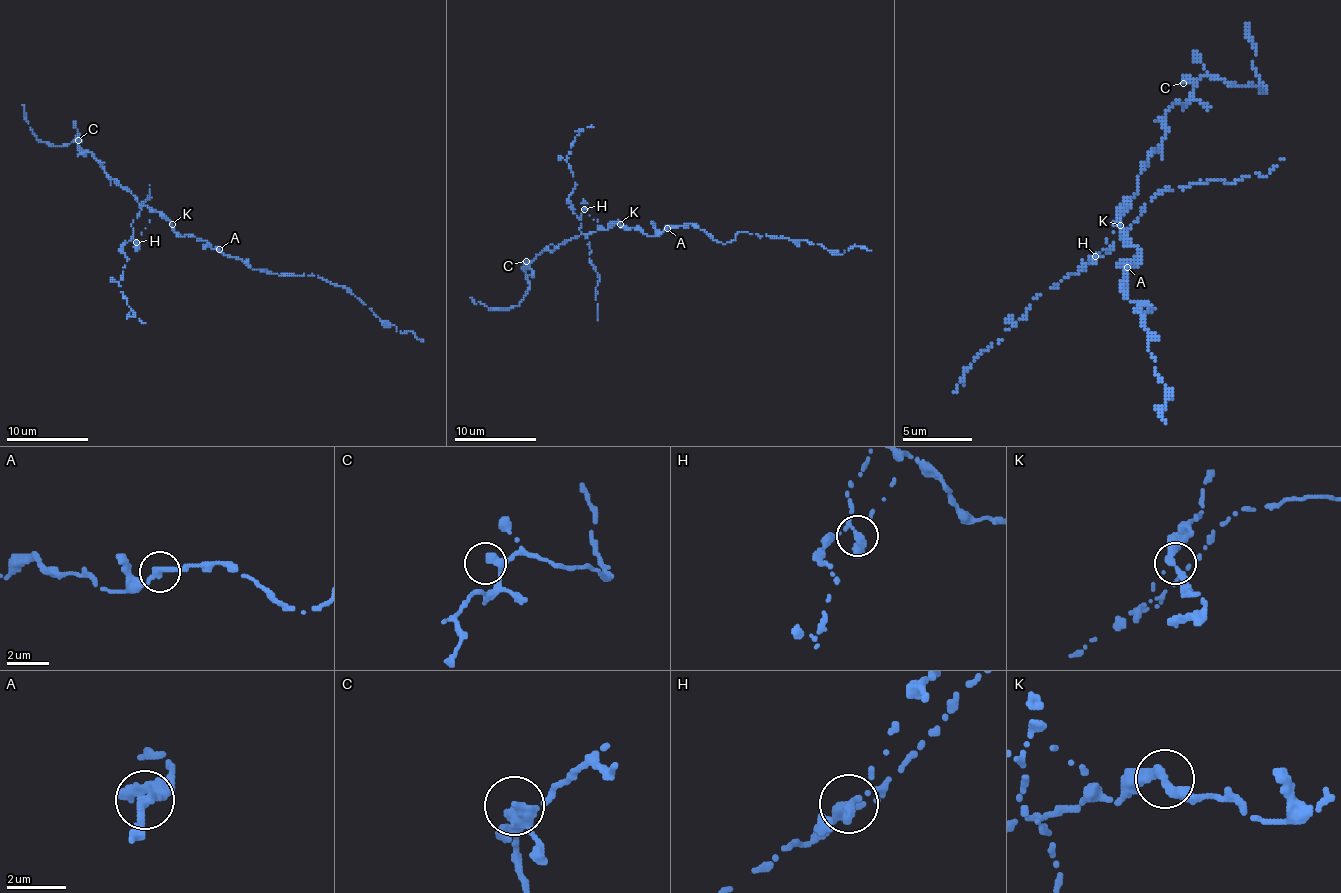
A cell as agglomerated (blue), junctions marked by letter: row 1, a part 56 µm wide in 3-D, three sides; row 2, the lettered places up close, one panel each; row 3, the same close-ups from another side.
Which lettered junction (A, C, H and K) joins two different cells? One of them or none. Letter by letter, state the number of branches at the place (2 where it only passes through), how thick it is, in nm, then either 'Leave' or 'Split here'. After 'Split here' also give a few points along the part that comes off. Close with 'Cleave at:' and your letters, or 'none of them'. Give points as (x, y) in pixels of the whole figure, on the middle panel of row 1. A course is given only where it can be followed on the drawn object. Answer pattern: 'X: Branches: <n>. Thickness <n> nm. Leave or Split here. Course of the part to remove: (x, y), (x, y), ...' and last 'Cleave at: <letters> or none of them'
A: Branches: 2. Thickness 280 nm. Leave
C: Branches: 2. Thickness 320 nm. Leave
H: Branches: 2. Thickness 240 nm. Split here. Course of the part to remove: (583, 209), (579, 217), (569, 199), (575, 184), (567, 156), (575, 137), (583, 129), (593, 127)
K: Branches: 2. Thickness 280 nm. Leave
Cleave at: H

